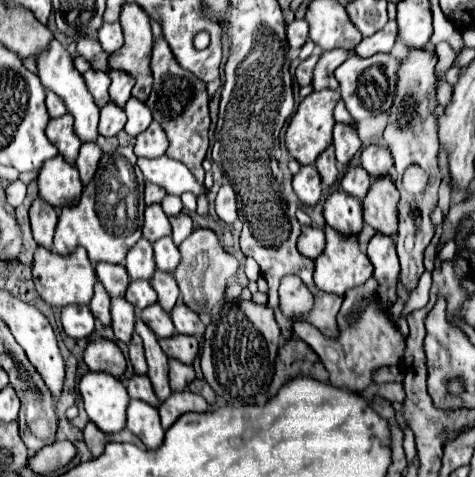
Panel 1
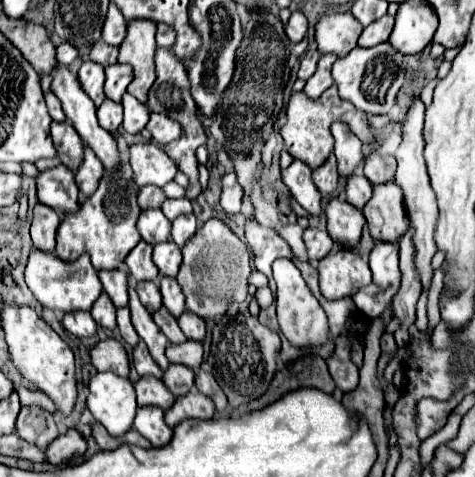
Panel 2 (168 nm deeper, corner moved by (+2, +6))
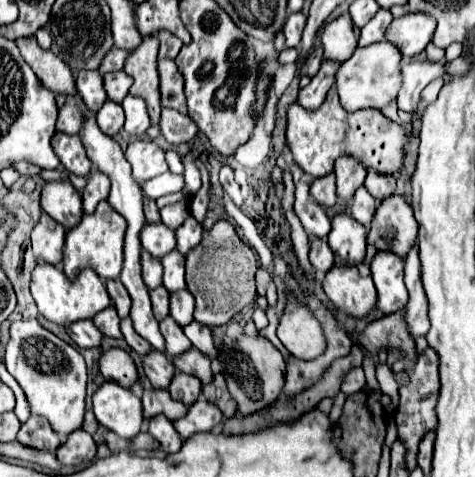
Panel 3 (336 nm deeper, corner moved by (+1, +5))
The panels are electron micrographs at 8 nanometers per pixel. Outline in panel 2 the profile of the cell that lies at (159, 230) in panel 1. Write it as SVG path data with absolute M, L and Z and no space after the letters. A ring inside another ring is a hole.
M144 210L138 218L136 228L142 240L152 246L170 238L170 220L162 214L162 210Z

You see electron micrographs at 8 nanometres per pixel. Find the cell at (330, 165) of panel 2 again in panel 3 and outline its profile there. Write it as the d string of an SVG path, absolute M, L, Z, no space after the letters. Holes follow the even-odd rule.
M329 173L329 175L325 175L325 177L315 179L315 181L311 183L309 193L311 193L311 197L313 197L317 203L331 207L331 205L335 203L335 199L337 199L337 195L335 195L335 175Z

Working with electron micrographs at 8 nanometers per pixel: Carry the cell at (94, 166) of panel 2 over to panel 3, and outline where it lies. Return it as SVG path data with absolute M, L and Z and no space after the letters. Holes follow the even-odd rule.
M93 167L89 171L89 175L87 175L87 185L85 185L81 195L83 195L85 213L95 211L97 203L101 199L107 199L107 195L109 195L109 179L107 179L107 175L103 175L101 171L95 171L95 167Z

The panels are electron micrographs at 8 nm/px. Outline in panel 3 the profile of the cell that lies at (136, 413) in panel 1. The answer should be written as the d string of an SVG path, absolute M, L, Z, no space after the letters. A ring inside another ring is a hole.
M155 415L155 419L149 419L149 435L155 437L161 443L161 449L165 453L177 453L181 449L179 433L175 431L173 423L169 419L163 419L163 415Z

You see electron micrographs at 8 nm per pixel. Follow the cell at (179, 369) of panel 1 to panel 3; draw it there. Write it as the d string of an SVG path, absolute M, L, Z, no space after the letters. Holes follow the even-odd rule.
M181 371L175 373L171 385L169 385L169 393L175 401L181 401L183 405L191 405L197 401L199 393L201 393L201 381L195 379L193 375L183 375Z

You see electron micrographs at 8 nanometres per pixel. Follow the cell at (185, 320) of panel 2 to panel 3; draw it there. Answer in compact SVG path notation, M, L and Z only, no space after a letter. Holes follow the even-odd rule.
M193 321L193 323L189 323L187 327L183 327L183 331L185 331L185 335L189 337L189 341L193 343L193 347L199 349L201 353L211 355L211 353L217 351L215 345L213 345L213 339L211 339L211 329L207 329L205 325Z

